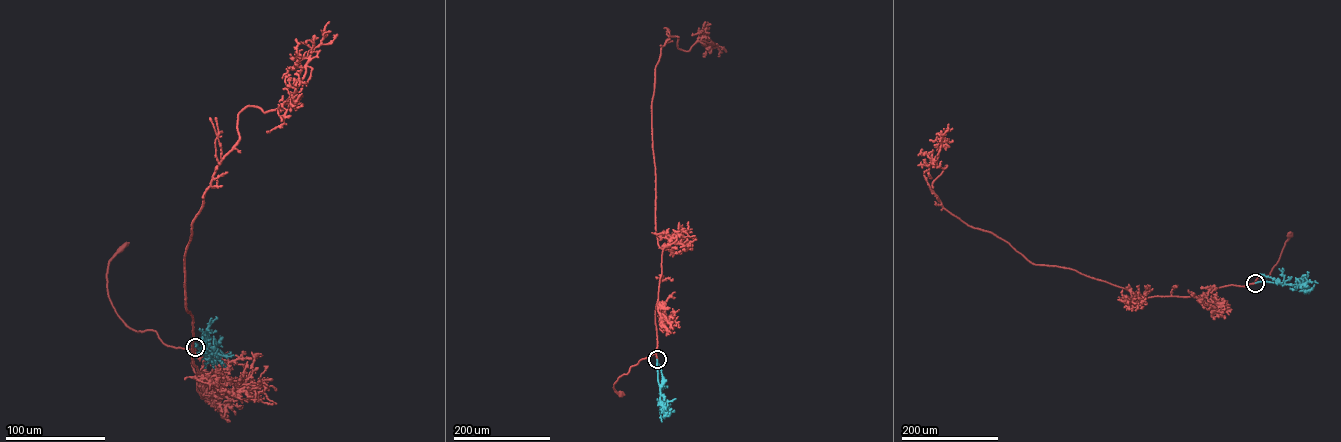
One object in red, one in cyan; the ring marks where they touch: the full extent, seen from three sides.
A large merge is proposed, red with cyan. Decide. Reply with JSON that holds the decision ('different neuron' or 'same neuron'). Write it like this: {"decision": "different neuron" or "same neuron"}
{"decision": "same neuron"}

